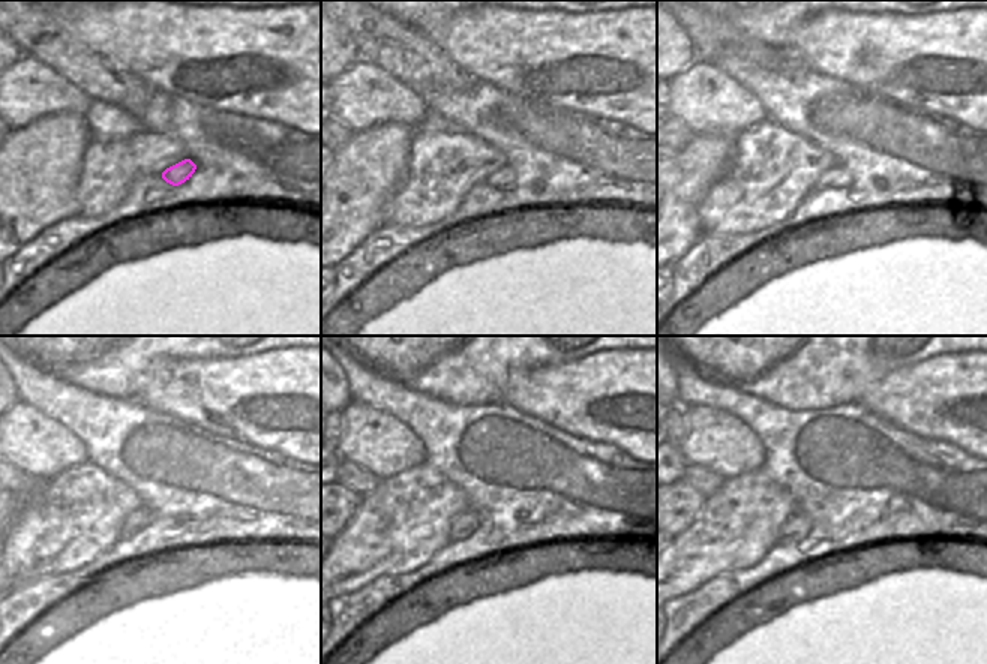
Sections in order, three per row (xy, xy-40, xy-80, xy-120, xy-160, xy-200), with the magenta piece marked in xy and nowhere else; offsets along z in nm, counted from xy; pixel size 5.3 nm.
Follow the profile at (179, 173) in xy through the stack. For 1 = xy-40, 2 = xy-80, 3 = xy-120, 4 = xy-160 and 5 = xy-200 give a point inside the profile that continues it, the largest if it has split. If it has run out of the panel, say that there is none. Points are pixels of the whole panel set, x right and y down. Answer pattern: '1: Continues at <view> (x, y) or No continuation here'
1: Continues at xy-40 (504, 177)
2: Continues at xy-80 (836, 177)
3: Continues at xy-120 (141, 517)
4: Continues at xy-160 (462, 525)
5: Continues at xy-200 (797, 526).

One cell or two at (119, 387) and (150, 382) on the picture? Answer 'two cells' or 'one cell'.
two cells

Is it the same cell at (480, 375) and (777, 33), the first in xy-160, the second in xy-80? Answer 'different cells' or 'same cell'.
same cell

